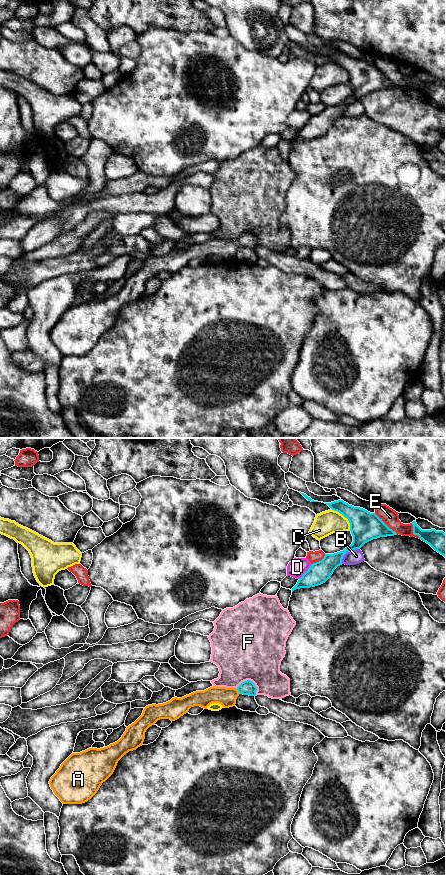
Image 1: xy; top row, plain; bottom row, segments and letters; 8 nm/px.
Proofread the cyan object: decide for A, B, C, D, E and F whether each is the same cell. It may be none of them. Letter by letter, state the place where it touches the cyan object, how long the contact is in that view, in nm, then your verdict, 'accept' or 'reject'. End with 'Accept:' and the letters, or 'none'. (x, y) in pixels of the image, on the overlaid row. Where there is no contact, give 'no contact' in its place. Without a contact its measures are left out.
A: xy (238, 691) | 50 nm | accept
B: xy (347, 551) | 200 nm | reject
C: xy (345, 517) | 220 nm | reject
D: xy (305, 572) | 160 nm | reject
E: xy (385, 524) | 260 nm | reject
F: xy (251, 681) | 180 nm | reject
Accept: A

